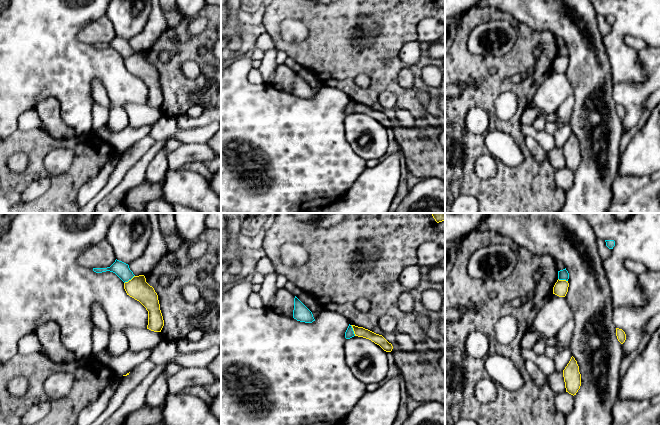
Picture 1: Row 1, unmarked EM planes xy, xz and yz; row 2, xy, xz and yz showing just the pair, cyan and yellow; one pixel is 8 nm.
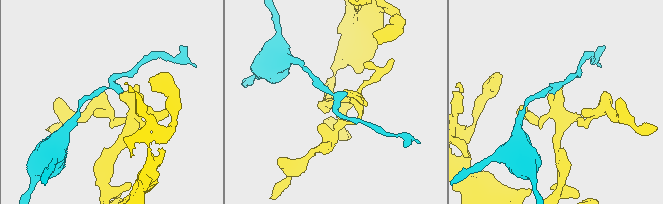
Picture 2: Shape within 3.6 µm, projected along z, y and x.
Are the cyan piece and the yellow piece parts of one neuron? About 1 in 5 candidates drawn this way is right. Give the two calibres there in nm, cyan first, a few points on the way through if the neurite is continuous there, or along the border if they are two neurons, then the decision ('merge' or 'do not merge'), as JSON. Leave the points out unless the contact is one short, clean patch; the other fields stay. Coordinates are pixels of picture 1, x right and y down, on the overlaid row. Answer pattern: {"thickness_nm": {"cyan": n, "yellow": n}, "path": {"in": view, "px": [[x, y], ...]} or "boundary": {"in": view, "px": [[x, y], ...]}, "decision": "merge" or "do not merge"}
{"thickness_nm": {"cyan": 120, "yellow": 170}, "boundary": {"in": "xy", "px": [[134, 275], [124, 283]]}, "decision": "do not merge"}

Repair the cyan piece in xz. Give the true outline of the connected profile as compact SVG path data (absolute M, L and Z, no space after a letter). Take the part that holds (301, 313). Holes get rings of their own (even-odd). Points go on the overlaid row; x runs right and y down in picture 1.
M296 296L294 298L293 318L305 323L315 321L312 312Z

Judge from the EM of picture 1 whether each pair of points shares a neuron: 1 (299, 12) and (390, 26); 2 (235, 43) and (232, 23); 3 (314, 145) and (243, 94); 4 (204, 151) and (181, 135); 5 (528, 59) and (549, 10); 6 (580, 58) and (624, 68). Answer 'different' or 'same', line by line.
1: same
2: same
3: same
4: different
5: different
6: different

